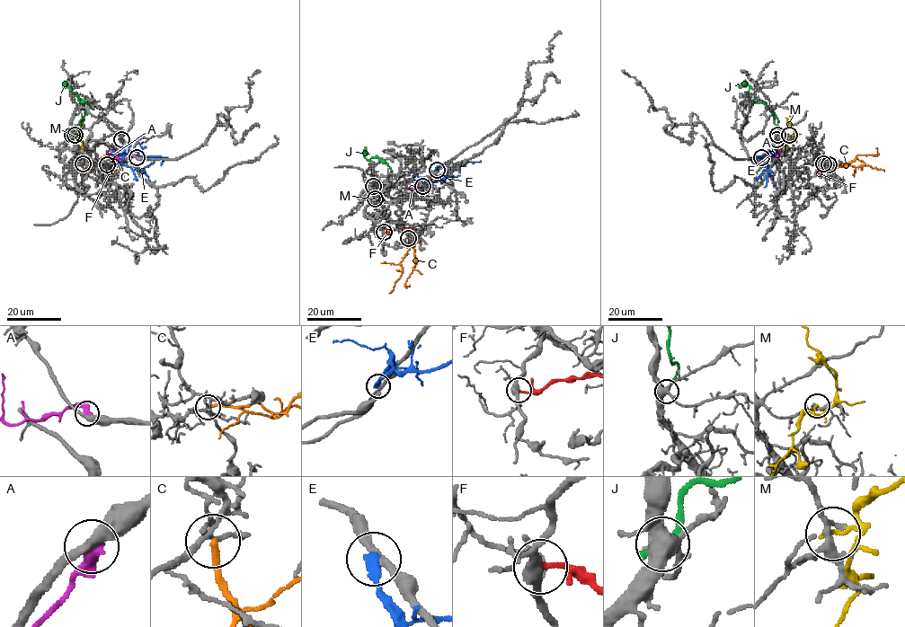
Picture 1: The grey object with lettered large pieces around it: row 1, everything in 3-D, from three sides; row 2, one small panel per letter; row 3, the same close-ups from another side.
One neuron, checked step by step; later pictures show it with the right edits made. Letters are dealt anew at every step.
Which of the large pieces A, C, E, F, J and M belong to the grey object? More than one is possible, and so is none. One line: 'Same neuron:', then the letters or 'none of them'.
Same neuron: none of them

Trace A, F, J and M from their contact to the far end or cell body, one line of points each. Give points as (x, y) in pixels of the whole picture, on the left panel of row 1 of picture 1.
A: (137, 157), (118, 160), (106, 151)
F: (83, 163), (114, 174)
J: (72, 135), (80, 127), (79, 120), (91, 103), (81, 101), (65, 83)
M: (75, 135), (77, 137), (81, 118)

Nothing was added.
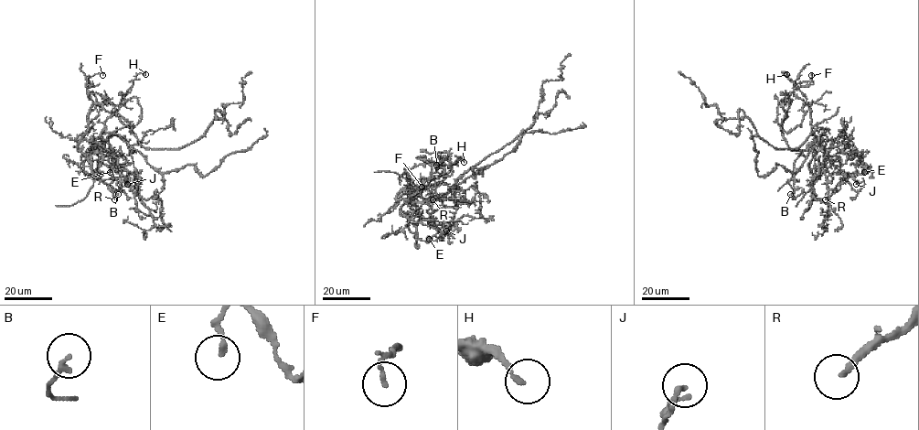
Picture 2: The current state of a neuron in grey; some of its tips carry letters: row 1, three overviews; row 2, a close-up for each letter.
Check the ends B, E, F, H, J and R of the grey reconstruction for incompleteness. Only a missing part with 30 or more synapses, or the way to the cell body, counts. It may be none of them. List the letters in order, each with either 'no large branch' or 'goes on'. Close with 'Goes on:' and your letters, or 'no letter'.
B: no large branch
E: no large branch
F: no large branch
H: no large branch
J: no large branch
R: no large branch
Goes on: no letter

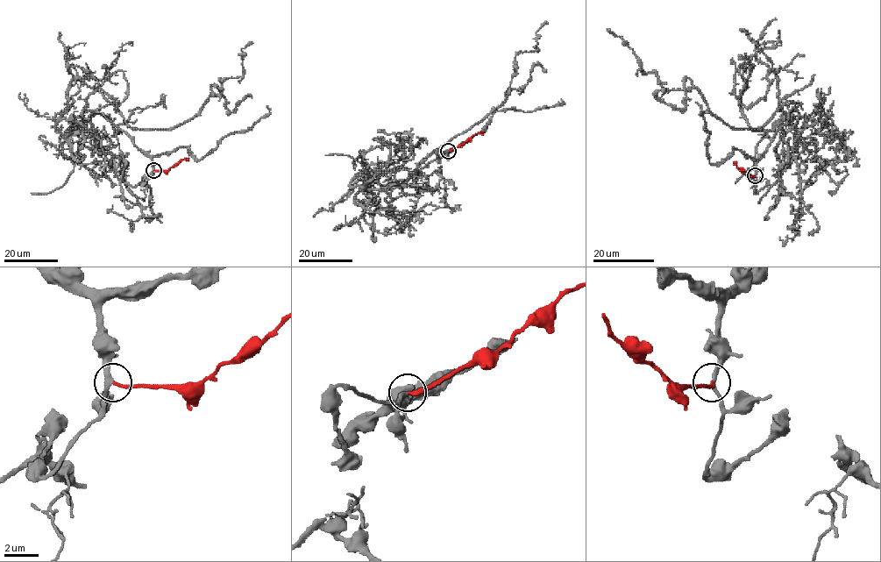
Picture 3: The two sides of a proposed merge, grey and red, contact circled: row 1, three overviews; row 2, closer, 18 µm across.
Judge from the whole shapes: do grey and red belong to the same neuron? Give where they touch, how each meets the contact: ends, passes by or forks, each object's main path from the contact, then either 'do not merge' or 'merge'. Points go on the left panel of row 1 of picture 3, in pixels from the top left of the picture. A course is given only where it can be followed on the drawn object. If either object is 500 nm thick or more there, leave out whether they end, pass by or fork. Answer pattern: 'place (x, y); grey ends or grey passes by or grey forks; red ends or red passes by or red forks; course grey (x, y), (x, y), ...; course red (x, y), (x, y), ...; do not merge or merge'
place (153, 170); grey passes by; red ends; course grey (153, 170), (101, 113), (75, 118), (84, 128), (111, 104), (131, 127), (171, 129), (240, 76), (252, 42); course red (153, 170), (168, 170), (188, 158); merge

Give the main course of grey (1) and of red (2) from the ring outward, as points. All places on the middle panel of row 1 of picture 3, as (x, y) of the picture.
1: (448, 151), (407, 179), (370, 182), (406, 181), (499, 106), (515, 56), (537, 50), (535, 33), (547, 22)
2: (448, 151), (463, 145), (477, 133), (483, 134)

